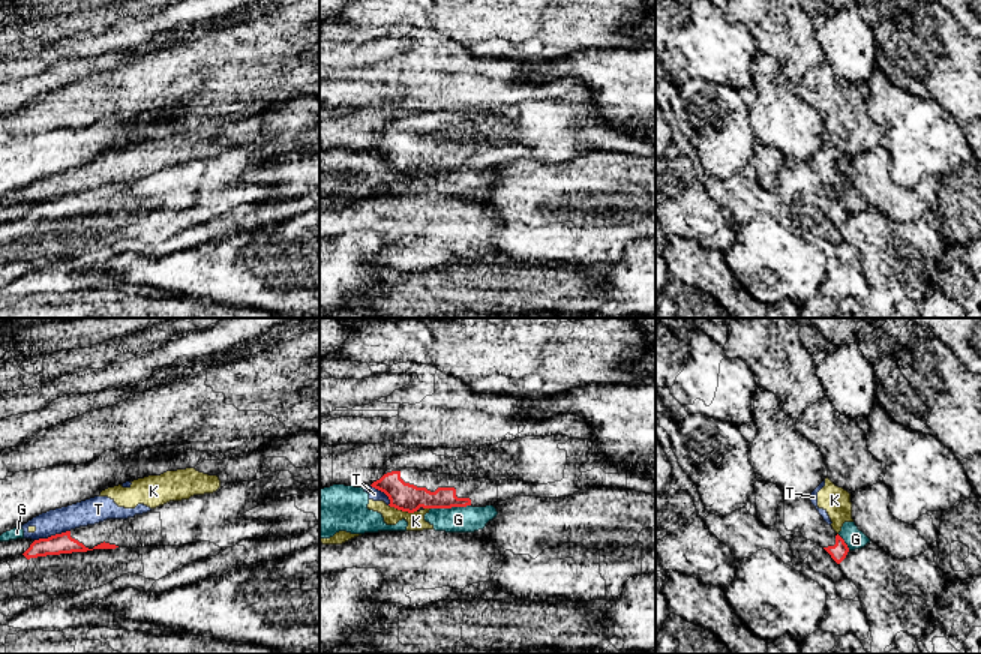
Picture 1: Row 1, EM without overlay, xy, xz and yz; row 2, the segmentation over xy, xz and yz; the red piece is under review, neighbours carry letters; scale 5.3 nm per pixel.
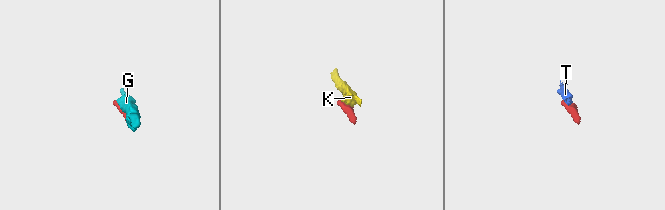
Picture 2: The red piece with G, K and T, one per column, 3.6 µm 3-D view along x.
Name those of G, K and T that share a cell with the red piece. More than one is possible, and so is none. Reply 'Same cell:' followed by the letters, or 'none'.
Same cell: none

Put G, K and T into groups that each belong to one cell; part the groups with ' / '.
G K T

